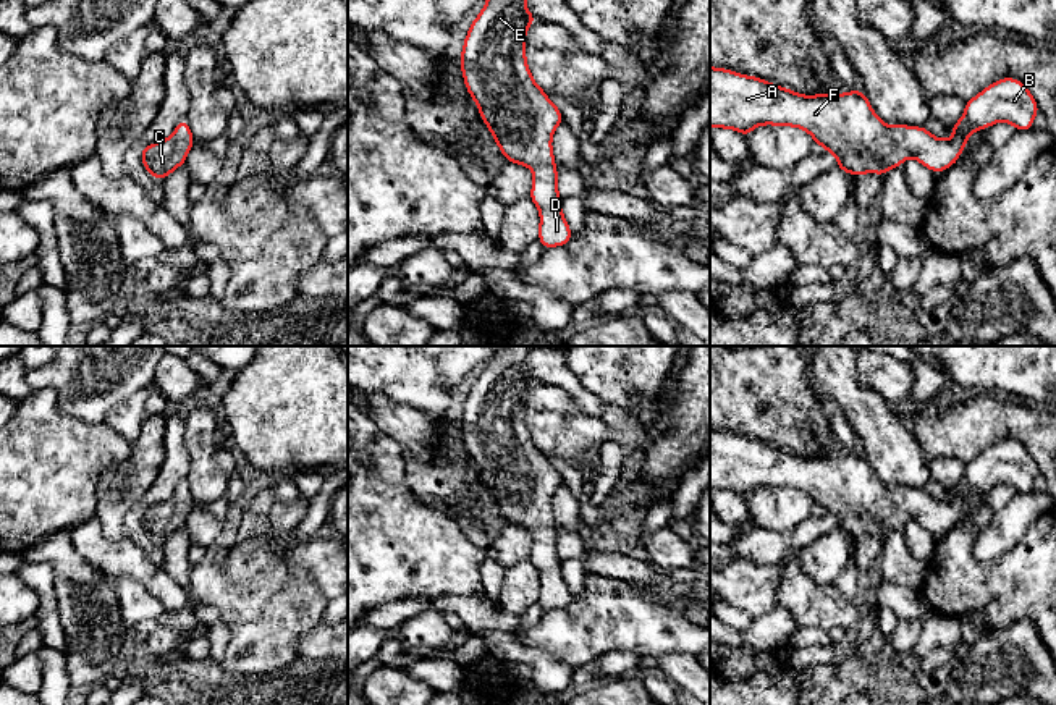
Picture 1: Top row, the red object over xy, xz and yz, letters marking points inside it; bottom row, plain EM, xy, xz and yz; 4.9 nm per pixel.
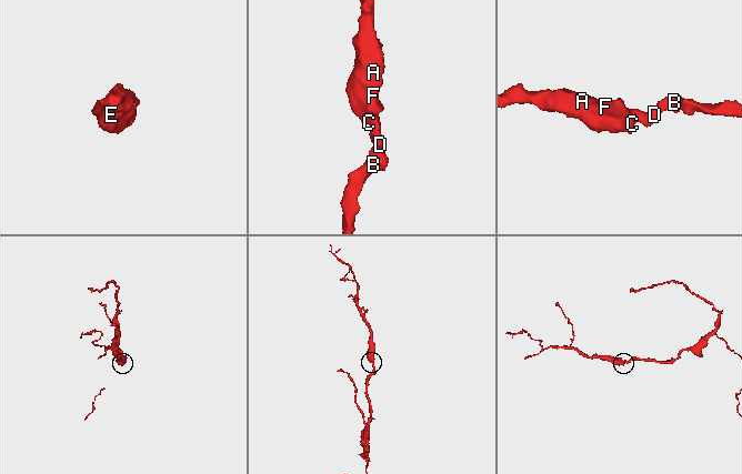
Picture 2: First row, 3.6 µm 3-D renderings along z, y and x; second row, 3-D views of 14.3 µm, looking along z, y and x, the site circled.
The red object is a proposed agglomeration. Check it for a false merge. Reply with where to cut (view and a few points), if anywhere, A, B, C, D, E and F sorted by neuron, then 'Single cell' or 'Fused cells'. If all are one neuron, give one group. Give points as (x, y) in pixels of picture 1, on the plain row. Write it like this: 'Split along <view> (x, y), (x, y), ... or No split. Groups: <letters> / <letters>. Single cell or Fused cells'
No split. Groups: A B C D E F. Single cell

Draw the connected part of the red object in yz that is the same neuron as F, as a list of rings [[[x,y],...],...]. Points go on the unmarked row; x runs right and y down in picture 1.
[[[710,428],[710,490],[736,492],[746,500],[760,487],[800,490],[812,496],[813,504],[836,517],[838,530],[854,538],[867,534],[886,537],[891,530],[902,527],[907,519],[917,521],[933,535],[943,535],[959,522],[961,513],[974,493],[999,483],[1011,485],[1017,493],[1029,493],[1038,474],[1033,458],[1019,441],[1003,440],[965,464],[962,480],[949,488],[954,500],[948,503],[933,500],[925,488],[893,487],[889,490],[875,477],[859,450],[847,456],[800,458],[757,438]]]

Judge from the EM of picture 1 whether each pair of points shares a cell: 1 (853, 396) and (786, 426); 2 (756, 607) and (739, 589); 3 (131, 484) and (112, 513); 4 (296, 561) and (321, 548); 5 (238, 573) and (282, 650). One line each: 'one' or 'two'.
1: two
2: one
3: one
4: one
5: one

